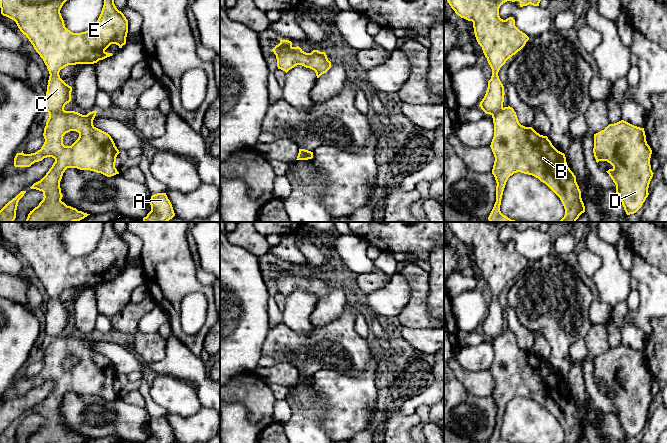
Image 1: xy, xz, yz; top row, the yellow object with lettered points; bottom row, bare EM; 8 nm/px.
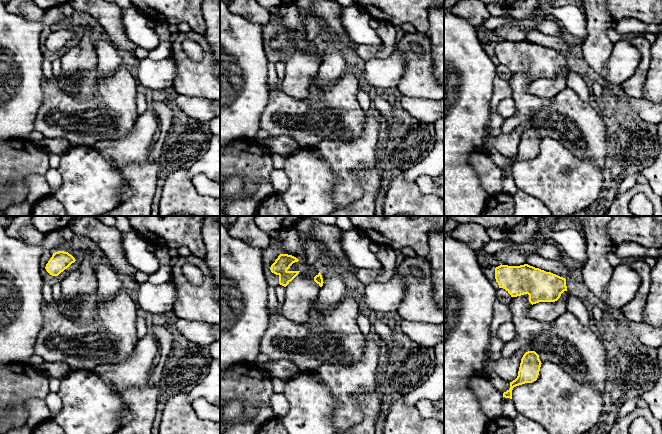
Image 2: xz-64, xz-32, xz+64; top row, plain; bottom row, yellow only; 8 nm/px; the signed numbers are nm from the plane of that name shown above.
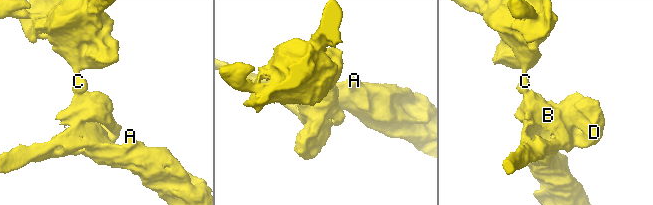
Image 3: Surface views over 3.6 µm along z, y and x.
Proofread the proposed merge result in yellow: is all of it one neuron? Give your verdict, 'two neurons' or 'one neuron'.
two neurons

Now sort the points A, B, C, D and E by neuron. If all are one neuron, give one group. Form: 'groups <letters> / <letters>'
groups A B D / C E

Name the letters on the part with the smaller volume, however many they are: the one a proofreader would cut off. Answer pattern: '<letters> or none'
C, E

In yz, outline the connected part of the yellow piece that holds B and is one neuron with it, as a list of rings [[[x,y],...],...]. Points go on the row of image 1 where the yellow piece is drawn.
[[[510,106],[492,115],[494,137],[491,149],[495,157],[496,202],[488,217],[490,222],[519,222],[500,211],[506,182],[514,173],[532,175],[545,183],[561,200],[565,215],[558,222],[576,222],[585,212],[576,176],[567,165],[565,154],[558,151],[547,136],[518,121]]]

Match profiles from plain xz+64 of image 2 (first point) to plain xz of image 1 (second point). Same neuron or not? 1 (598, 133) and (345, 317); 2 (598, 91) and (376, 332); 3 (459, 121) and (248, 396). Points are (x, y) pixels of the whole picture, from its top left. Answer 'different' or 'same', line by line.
1: same
2: same
3: different

